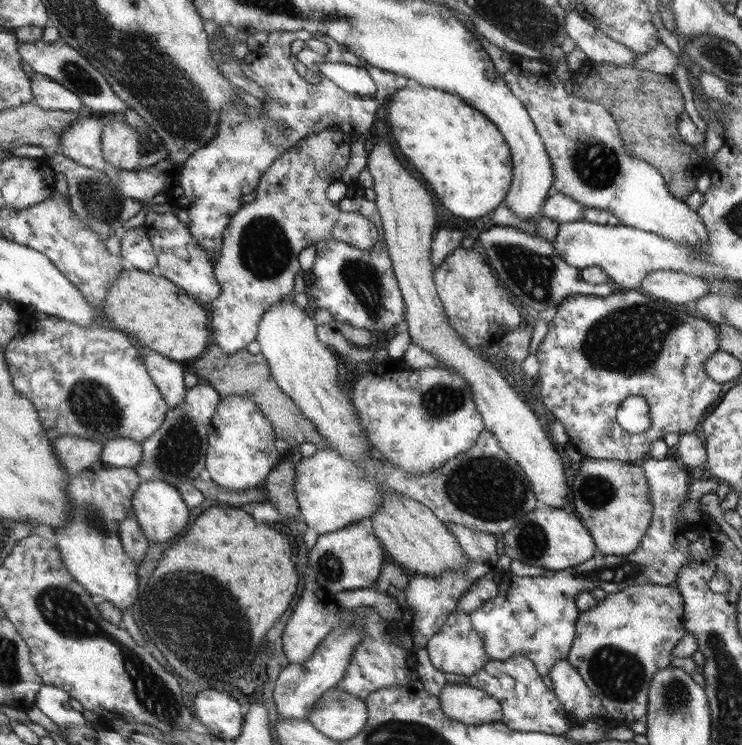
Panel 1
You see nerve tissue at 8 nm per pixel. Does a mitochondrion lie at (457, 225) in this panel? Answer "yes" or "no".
no

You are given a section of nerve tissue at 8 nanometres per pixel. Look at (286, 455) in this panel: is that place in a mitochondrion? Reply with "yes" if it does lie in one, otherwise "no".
no

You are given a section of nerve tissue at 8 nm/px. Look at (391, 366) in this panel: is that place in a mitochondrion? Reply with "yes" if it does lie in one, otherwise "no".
no

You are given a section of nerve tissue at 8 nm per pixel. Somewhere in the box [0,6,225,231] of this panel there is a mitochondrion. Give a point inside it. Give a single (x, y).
(101, 204)

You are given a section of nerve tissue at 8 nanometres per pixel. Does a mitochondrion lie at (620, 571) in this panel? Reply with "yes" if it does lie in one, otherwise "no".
yes

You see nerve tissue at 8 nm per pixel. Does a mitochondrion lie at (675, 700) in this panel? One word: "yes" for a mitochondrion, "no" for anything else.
yes

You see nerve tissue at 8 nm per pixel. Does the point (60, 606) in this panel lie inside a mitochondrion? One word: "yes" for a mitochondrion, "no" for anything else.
yes

